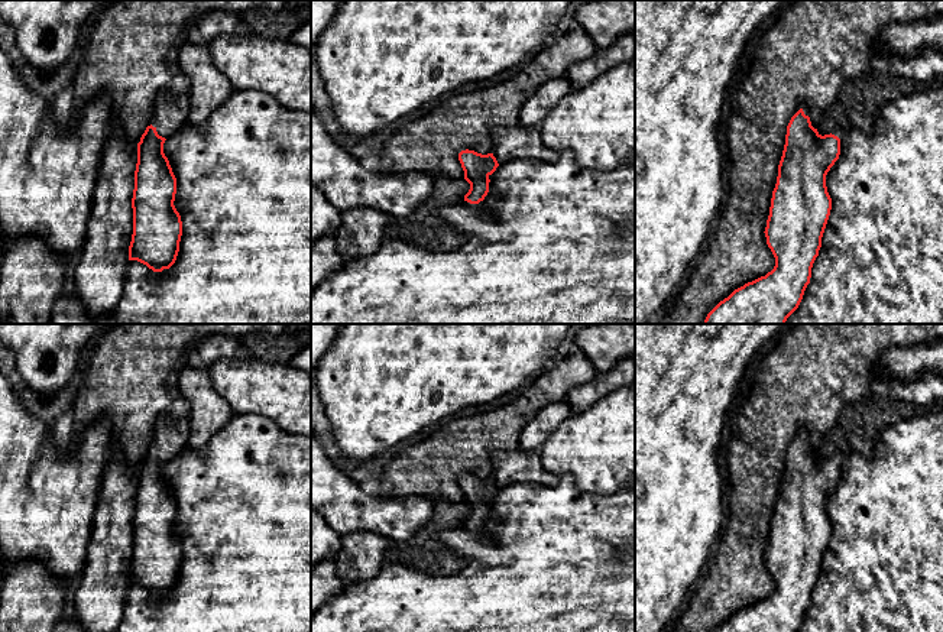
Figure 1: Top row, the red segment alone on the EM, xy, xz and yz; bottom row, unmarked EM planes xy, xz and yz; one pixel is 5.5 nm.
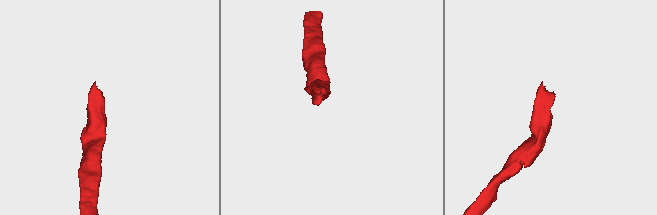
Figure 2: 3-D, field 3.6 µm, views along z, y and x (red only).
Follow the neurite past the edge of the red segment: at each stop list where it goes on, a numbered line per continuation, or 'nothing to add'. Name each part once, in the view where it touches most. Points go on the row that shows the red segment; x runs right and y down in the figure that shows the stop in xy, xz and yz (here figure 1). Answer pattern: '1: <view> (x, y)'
1: xz (480, 208)

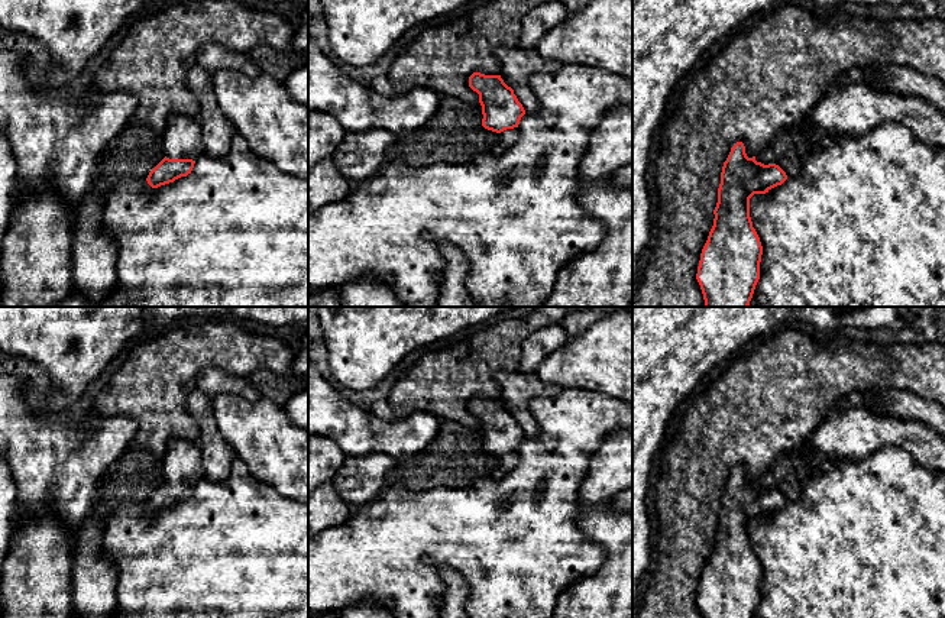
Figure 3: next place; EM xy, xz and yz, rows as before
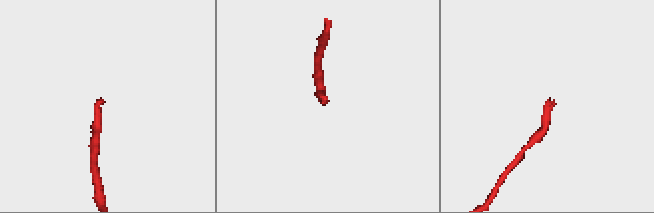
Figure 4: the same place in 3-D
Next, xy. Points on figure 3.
1: xy (181, 139)

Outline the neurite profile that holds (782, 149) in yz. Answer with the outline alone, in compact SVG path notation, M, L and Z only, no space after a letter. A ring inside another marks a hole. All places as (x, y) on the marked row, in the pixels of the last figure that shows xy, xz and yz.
M792 127L777 129L770 142L755 155L764 165L779 165L787 177L799 177L803 171L805 156L793 139Z

